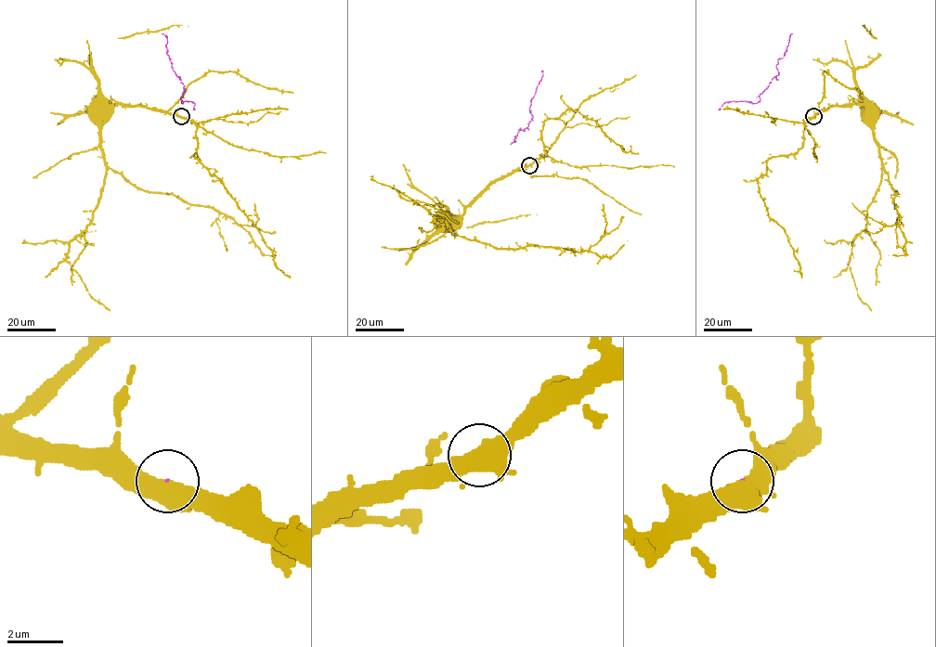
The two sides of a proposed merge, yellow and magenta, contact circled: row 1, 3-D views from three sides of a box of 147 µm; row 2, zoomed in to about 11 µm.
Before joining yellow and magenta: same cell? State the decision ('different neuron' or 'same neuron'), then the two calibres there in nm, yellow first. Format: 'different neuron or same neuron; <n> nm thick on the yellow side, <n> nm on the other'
same neuron; 400 nm thick on the yellow side, 50 nm on the other

